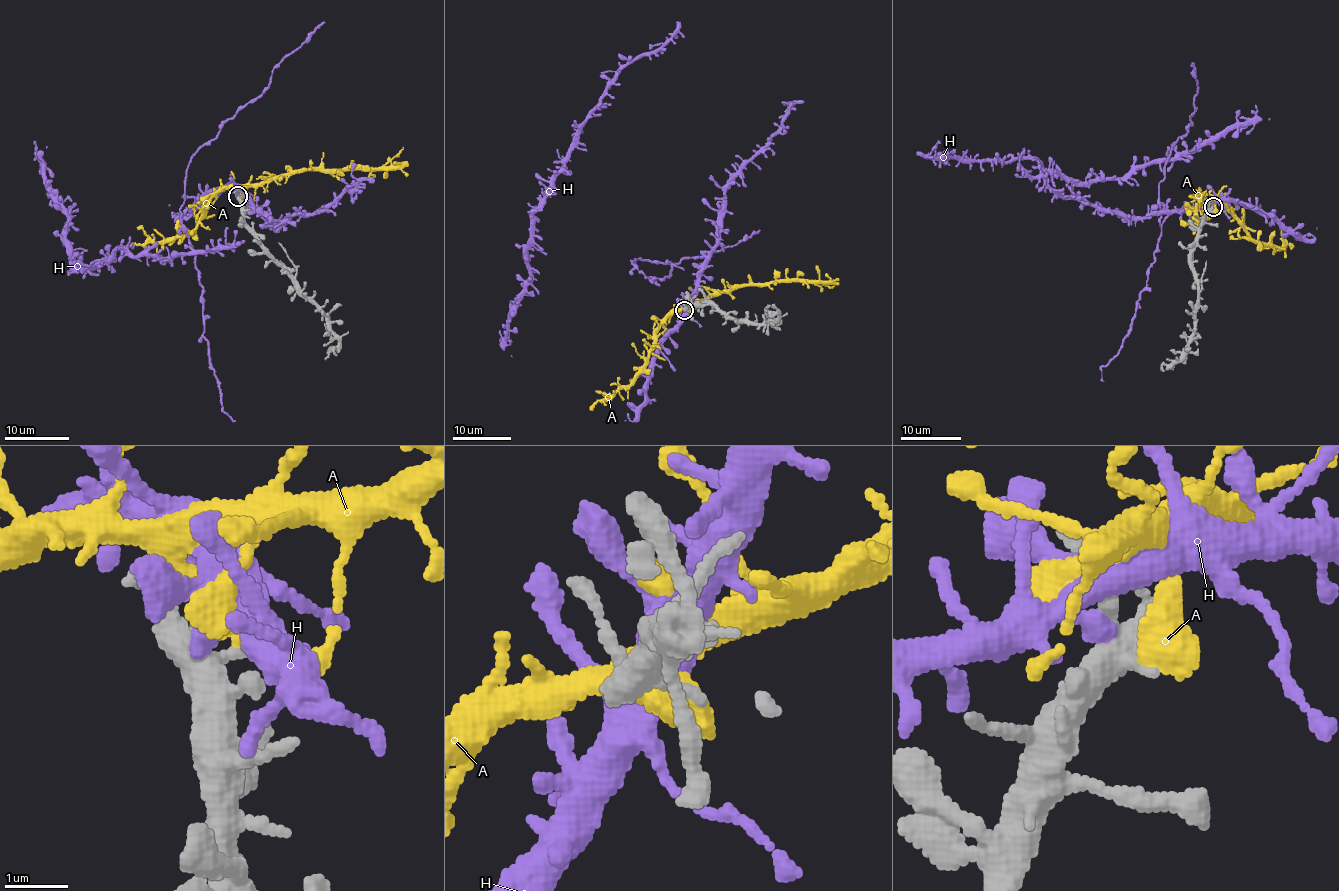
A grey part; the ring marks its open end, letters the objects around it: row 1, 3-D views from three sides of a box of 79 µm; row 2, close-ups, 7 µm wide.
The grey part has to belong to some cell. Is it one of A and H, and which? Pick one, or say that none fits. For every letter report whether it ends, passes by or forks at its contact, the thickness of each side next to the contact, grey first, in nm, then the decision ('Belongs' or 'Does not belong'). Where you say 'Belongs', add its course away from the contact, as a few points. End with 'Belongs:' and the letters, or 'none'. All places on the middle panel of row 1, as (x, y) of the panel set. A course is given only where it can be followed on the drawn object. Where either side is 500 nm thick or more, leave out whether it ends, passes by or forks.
A: Thickness 240 nm (grey) against 550 nm. Does not belong
H: It ends there. Thickness 380 nm (grey) against 320 nm. Does not belong
Belongs: none

